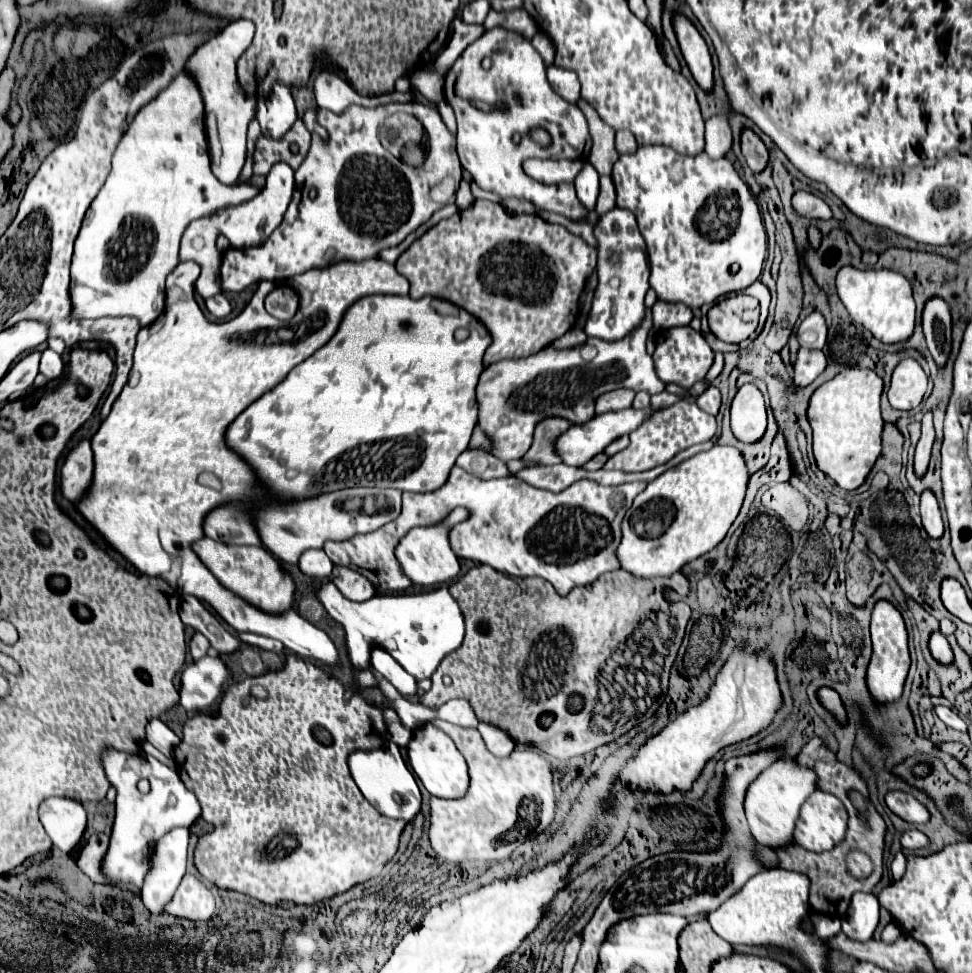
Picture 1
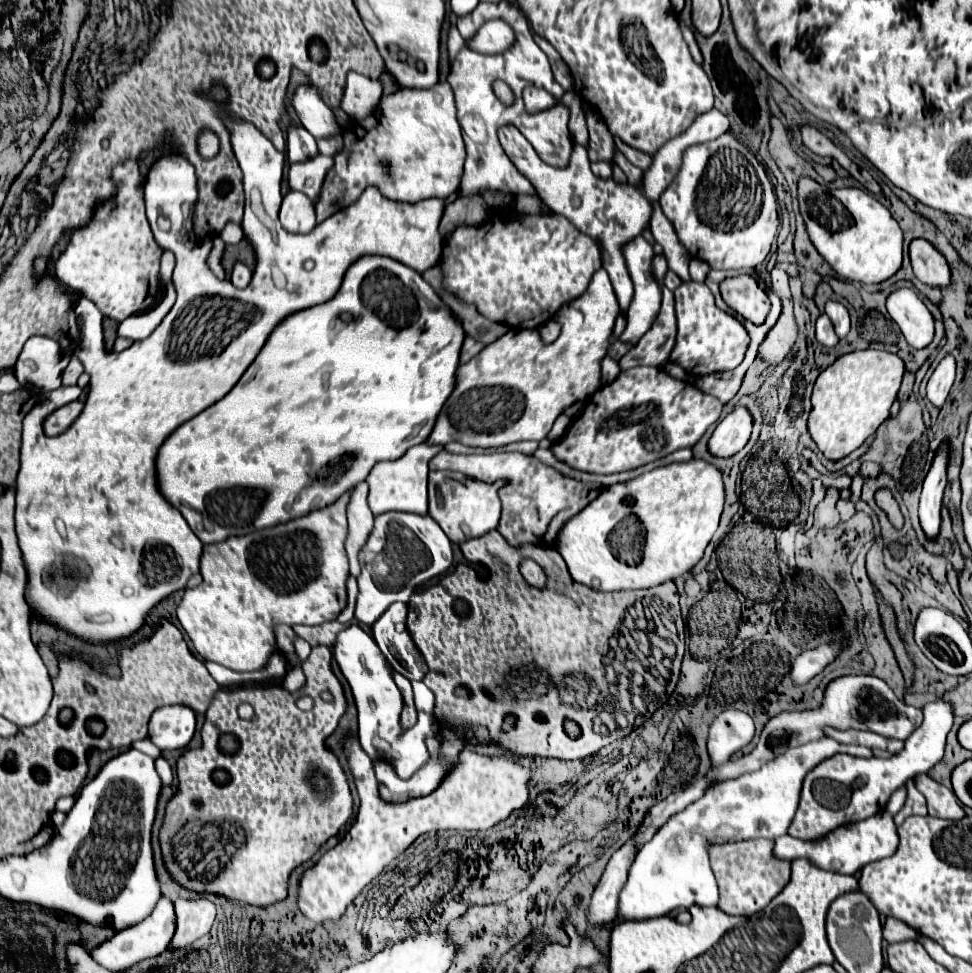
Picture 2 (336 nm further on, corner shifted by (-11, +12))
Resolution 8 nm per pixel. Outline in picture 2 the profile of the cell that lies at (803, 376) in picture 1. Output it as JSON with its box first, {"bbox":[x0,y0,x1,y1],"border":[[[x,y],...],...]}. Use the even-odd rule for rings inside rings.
{"bbox":[816,314,838,348],"border":[[[820,314],[818,320],[816,320],[816,338],[818,338],[820,344],[830,346],[830,348],[838,344],[838,336],[836,336],[836,332],[832,328],[832,322],[828,320],[826,314]]]}

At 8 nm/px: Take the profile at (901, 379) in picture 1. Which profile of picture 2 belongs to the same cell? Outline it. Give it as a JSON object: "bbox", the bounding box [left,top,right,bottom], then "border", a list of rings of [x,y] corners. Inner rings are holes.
{"bbox":[886,288,934,348],"border":[[[898,288],[886,298],[888,314],[896,320],[908,344],[924,348],[934,338],[934,318],[920,296],[910,288]]]}

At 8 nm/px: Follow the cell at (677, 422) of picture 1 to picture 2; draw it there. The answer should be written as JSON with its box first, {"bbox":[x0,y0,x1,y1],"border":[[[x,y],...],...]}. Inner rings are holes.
{"bbox":[550,366,722,474],"border":[[[636,366],[620,372],[620,376],[604,384],[586,400],[586,406],[580,416],[572,420],[566,434],[550,444],[552,454],[564,464],[590,474],[616,474],[626,470],[636,470],[648,462],[660,460],[680,448],[692,448],[702,434],[720,418],[722,402],[710,394],[700,392],[694,384],[676,380],[668,376],[662,368],[654,366]]]}

